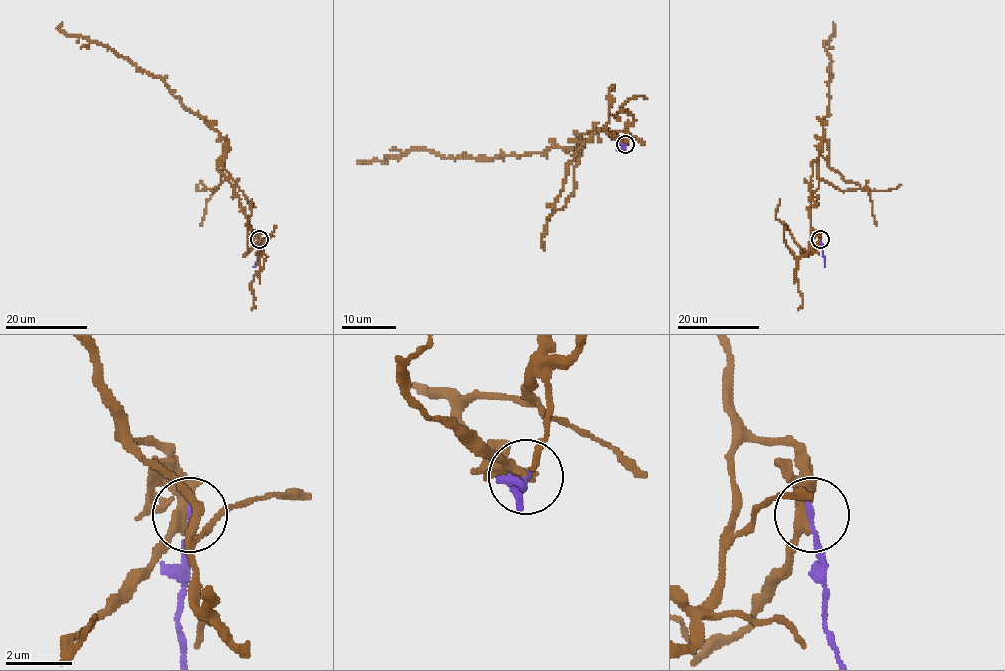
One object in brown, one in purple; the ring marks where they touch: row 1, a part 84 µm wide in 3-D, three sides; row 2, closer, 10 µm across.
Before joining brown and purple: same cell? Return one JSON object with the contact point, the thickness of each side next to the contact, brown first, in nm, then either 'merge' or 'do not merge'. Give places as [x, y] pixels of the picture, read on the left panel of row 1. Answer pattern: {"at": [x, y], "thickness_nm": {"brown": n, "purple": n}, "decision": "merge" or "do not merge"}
{"at": [259, 239], "thickness_nm": {"brown": 320, "purple": 180}, "decision": "do not merge"}

